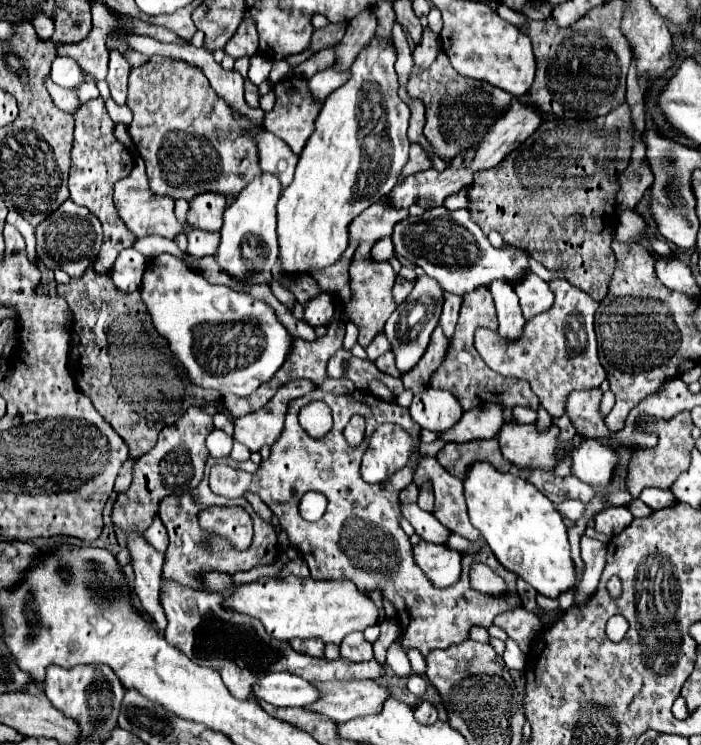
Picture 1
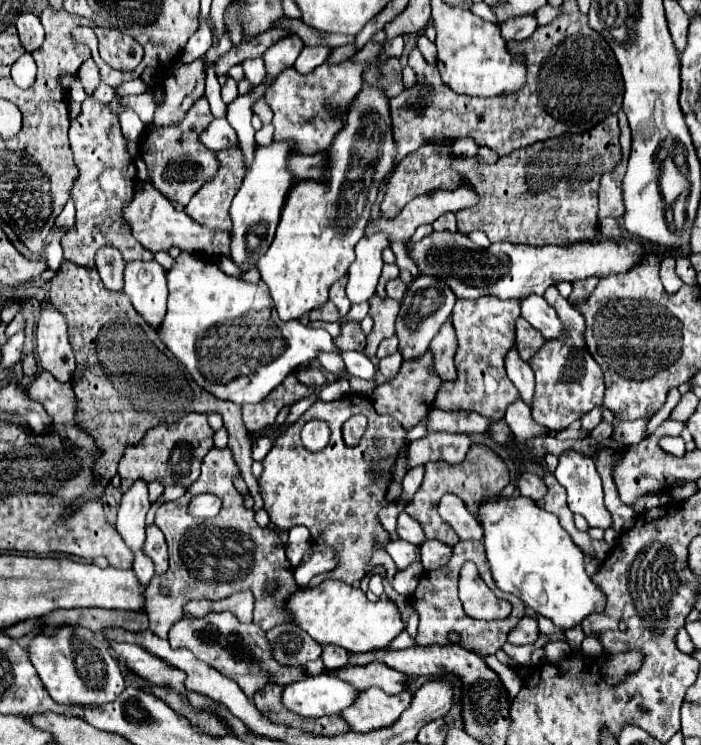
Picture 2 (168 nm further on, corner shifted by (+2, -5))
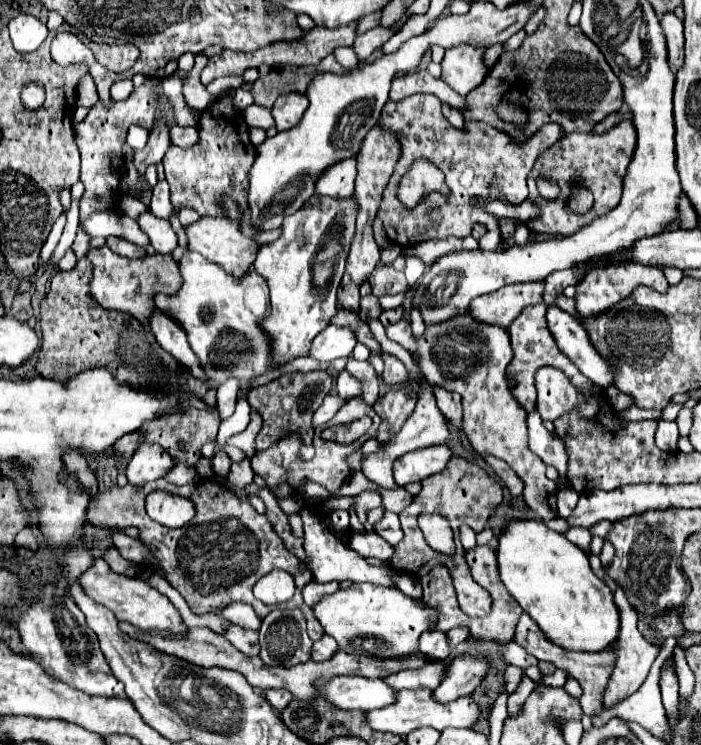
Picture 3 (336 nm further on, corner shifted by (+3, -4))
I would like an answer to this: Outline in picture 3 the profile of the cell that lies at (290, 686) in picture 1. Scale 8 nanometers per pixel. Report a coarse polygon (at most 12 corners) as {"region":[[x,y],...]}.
{"region":[[382,678],[316,682],[342,710],[378,710],[396,702]]}

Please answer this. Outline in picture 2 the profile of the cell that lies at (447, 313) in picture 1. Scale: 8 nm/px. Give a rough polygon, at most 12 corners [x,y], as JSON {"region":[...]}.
{"region":[[451,319],[441,325],[429,349],[435,353],[435,371],[443,381],[455,375],[457,349]]}

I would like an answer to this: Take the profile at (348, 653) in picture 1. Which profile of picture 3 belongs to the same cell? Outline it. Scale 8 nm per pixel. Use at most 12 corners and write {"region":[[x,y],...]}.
{"region":[[322,636],[314,642],[310,660],[324,662],[338,650],[336,640]]}

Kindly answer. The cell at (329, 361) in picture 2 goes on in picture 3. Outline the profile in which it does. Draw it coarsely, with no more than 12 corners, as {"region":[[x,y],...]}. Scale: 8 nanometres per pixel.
{"region":[[346,370],[336,378],[338,396],[362,396],[362,384]]}

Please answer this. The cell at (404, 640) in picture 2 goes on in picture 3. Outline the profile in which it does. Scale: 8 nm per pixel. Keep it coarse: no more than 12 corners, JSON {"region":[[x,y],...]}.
{"region":[[440,630],[424,632],[420,650],[432,660],[450,660],[448,636]]}

